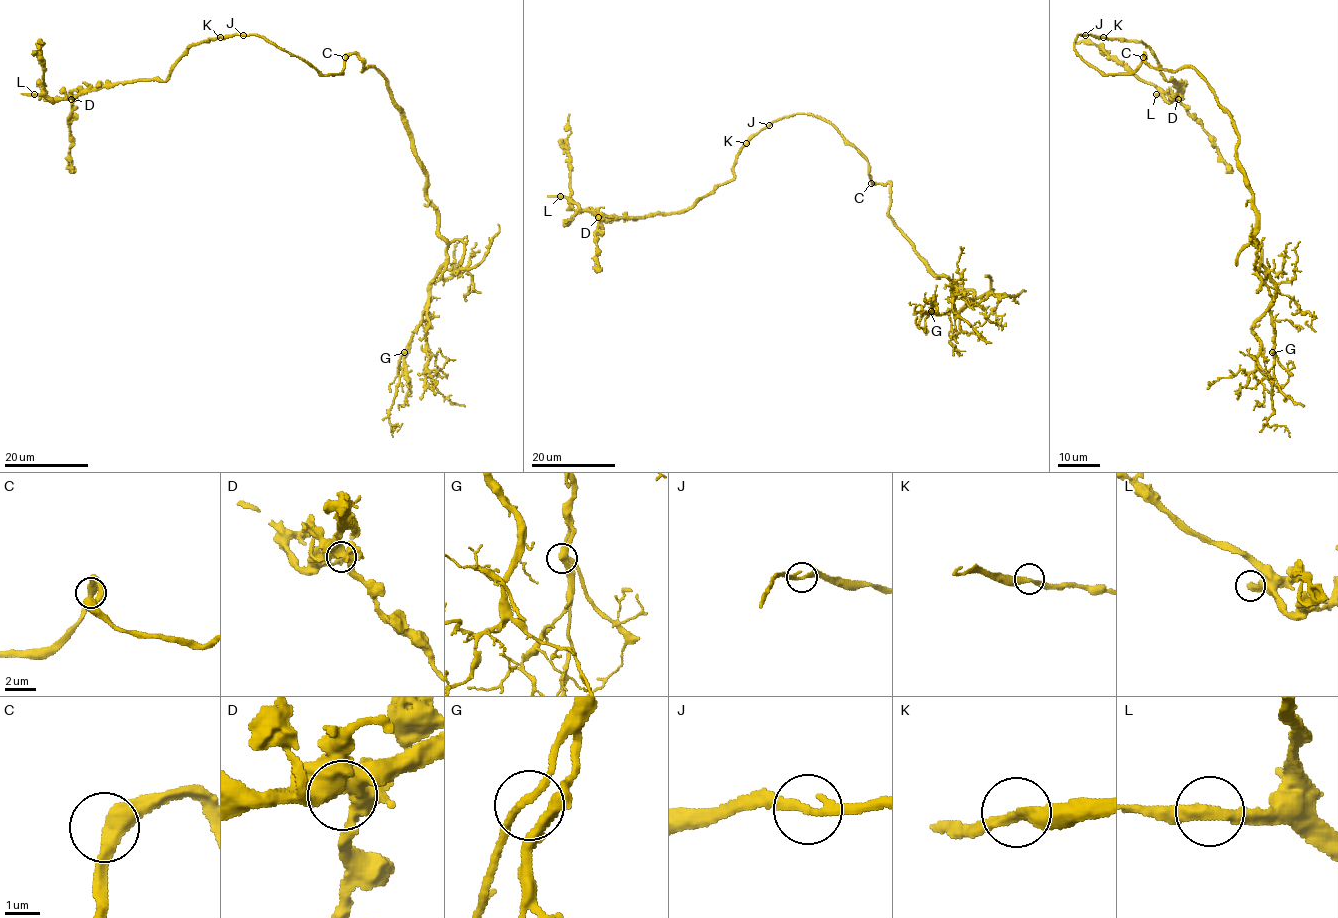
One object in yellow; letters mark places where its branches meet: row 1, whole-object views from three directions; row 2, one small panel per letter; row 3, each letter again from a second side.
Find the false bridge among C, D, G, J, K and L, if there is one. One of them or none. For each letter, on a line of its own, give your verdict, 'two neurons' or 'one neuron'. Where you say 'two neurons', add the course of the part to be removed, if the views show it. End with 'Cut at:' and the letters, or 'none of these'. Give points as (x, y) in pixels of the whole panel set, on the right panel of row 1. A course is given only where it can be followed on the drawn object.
C: one neuron
D: one neuron
G: one neuron
J: one neuron
K: one neuron
L: one neuron
Cut at: none of these

